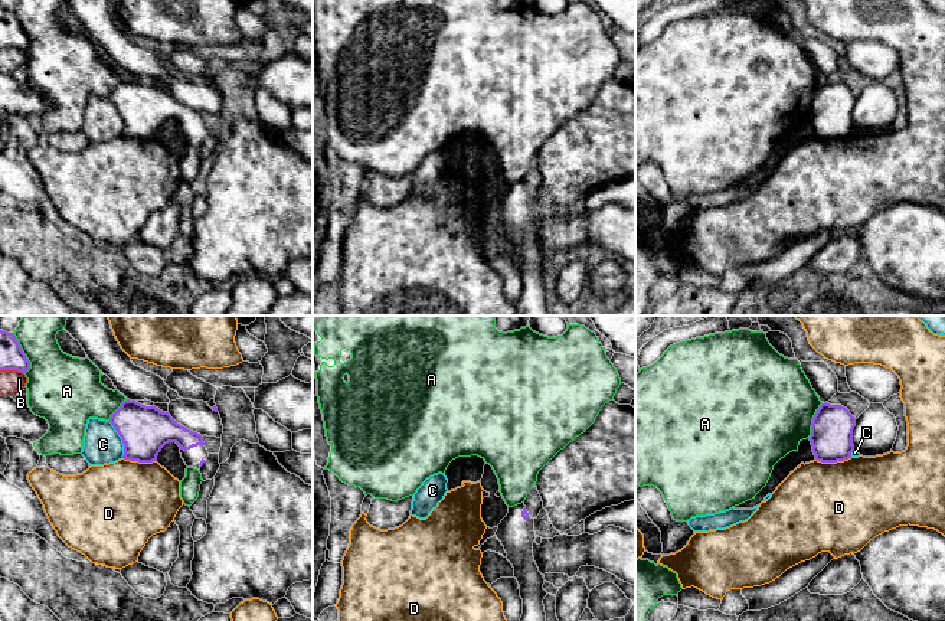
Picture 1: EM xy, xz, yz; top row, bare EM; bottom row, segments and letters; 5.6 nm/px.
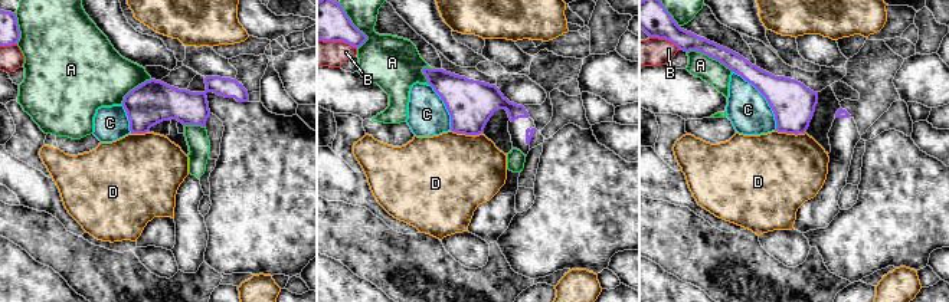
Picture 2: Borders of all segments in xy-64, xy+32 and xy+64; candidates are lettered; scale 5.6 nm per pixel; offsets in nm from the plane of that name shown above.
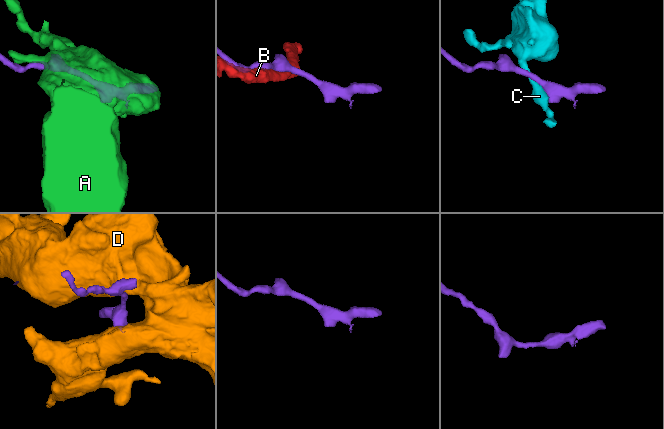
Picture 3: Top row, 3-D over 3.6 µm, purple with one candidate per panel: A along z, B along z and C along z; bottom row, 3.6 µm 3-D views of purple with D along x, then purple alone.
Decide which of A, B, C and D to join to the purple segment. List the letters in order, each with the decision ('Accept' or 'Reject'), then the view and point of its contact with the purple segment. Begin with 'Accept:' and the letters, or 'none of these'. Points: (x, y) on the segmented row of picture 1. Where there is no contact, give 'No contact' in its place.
Accept: none of these
A: Reject. Touches purple at xy (23, 353)
B: Reject. Touches purple at xy (12, 369)
C: Reject. Touches purple at xy (121, 438)
D: Reject. Touches purple at yz (833, 461)

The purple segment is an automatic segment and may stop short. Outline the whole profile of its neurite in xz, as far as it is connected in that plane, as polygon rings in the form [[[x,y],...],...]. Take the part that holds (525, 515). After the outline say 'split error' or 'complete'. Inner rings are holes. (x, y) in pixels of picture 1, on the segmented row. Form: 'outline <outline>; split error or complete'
outline [[[524,503],[509,507],[496,536],[504,546],[506,558],[513,565],[514,578],[520,585],[523,599],[520,621],[546,621],[543,599],[547,592],[543,589],[545,578],[533,556],[534,519],[529,516]]]; split error

